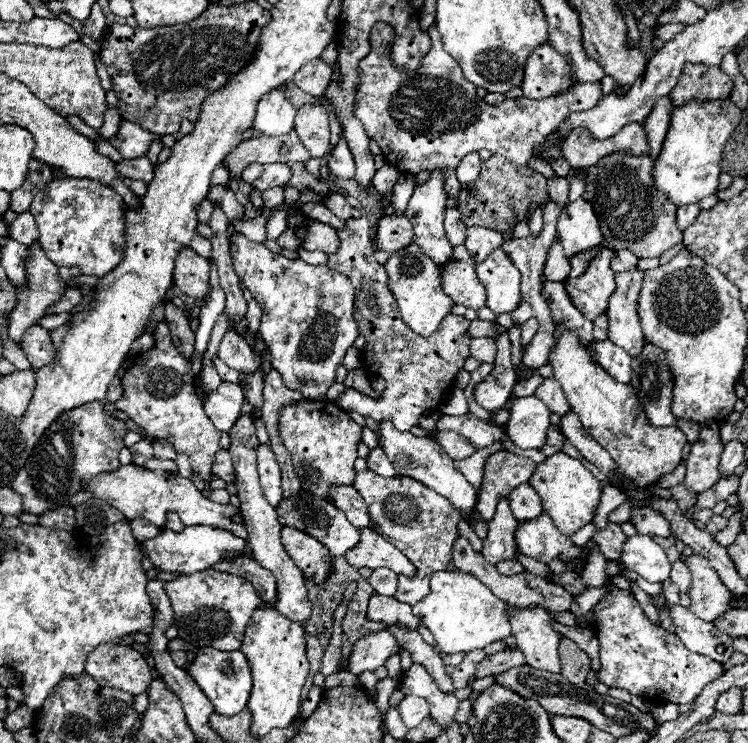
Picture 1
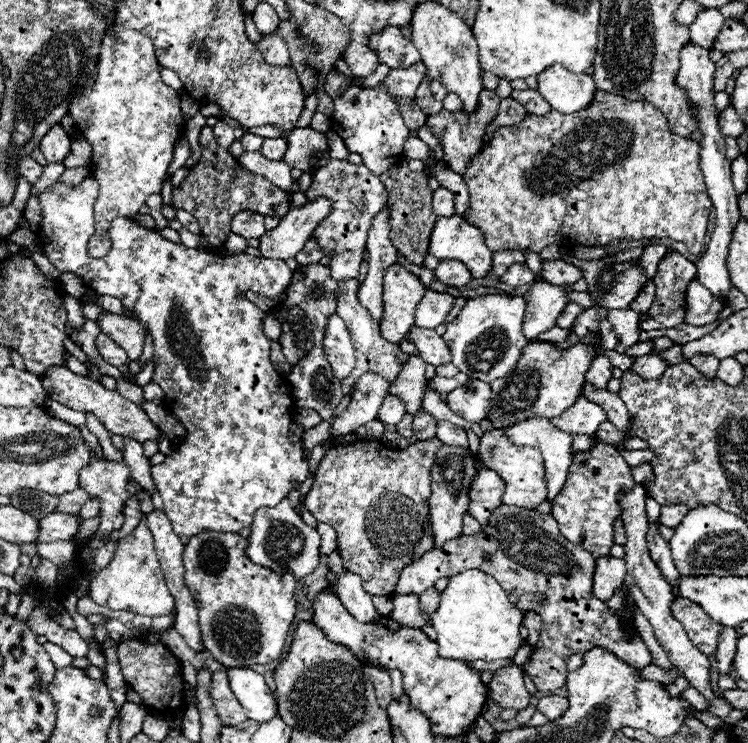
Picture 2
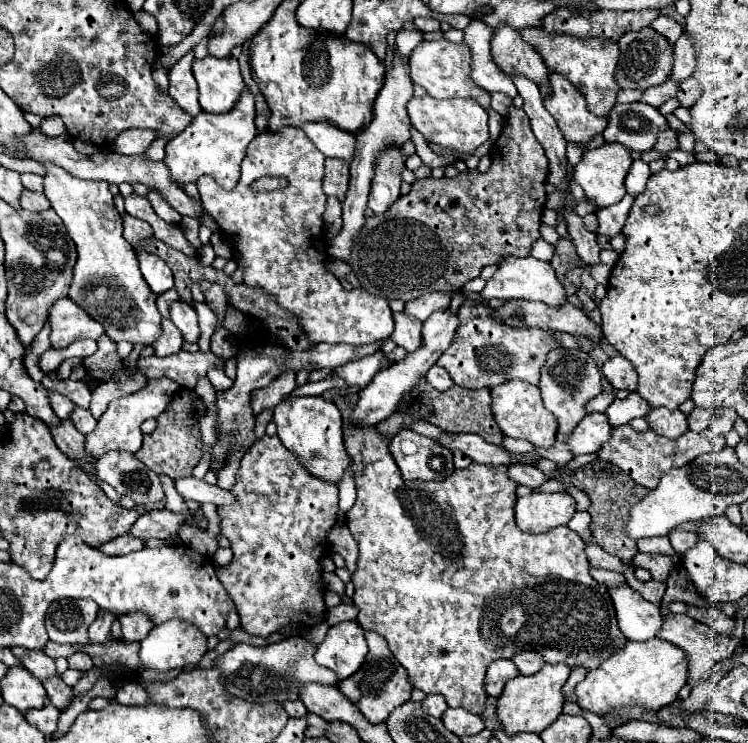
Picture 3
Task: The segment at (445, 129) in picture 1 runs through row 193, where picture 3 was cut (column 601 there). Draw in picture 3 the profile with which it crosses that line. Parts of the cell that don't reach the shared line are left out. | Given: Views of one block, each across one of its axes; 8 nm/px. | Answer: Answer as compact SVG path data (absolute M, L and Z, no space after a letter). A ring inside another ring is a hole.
M624 424L624 426L616 426L612 430L612 436L610 440L604 444L598 451L597 455L604 462L610 462L610 464L616 464L618 468L622 468L626 474L632 476L634 482L638 482L640 486L646 486L646 488L656 488L660 478L672 470L672 468L680 468L688 462L692 462L694 458L698 458L700 454L706 454L706 452L718 452L726 446L726 438L720 436L720 434L714 434L712 430L702 430L702 432L692 432L688 430L686 434L682 434L680 438L676 440L670 440L670 438L664 438L664 436L658 436L654 434L652 430L646 430L646 432L636 432L630 424Z

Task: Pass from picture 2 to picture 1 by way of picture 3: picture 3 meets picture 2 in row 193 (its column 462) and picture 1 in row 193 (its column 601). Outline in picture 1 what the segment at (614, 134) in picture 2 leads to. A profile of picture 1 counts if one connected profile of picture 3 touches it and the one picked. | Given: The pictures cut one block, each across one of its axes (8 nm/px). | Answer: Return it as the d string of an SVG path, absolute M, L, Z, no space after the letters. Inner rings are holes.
M614 152L604 156L596 166L582 168L586 174L584 200L592 204L600 230L602 246L630 250L638 258L662 256L668 248L682 242L682 230L676 224L676 204L672 204L654 184L654 162L648 156L630 156L628 152Z

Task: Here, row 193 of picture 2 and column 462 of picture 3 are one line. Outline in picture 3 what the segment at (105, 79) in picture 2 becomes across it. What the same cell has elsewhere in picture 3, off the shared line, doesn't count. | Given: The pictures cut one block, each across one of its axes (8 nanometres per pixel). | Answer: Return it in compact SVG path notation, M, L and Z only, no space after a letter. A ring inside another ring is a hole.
M412 96L408 102L408 116L412 126L424 134L428 142L434 142L442 148L450 148L460 154L462 160L470 156L478 146L482 146L490 134L488 134L488 114L476 100L464 100L464 98L450 98L450 100L436 100L432 96Z

